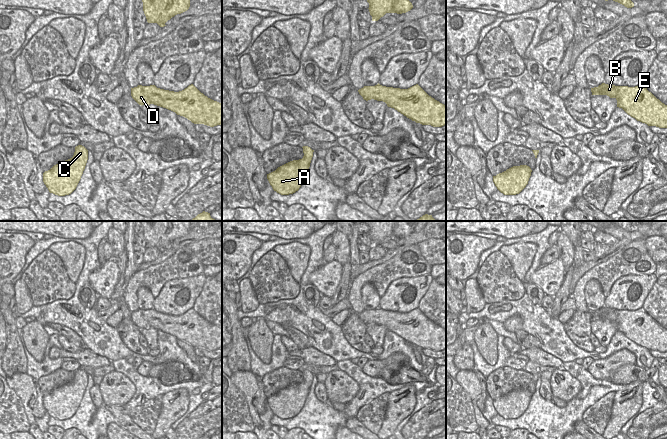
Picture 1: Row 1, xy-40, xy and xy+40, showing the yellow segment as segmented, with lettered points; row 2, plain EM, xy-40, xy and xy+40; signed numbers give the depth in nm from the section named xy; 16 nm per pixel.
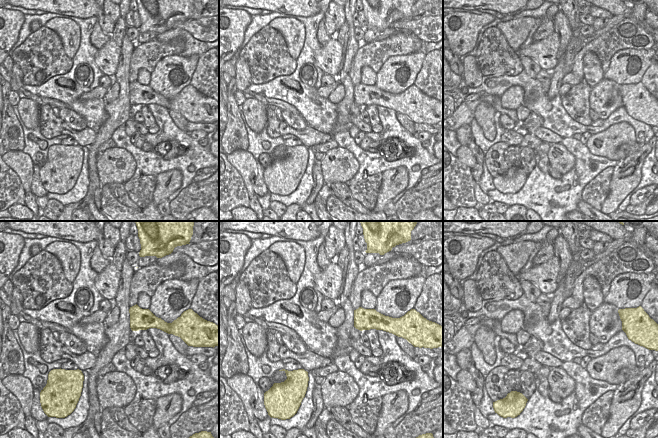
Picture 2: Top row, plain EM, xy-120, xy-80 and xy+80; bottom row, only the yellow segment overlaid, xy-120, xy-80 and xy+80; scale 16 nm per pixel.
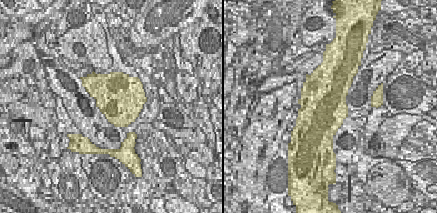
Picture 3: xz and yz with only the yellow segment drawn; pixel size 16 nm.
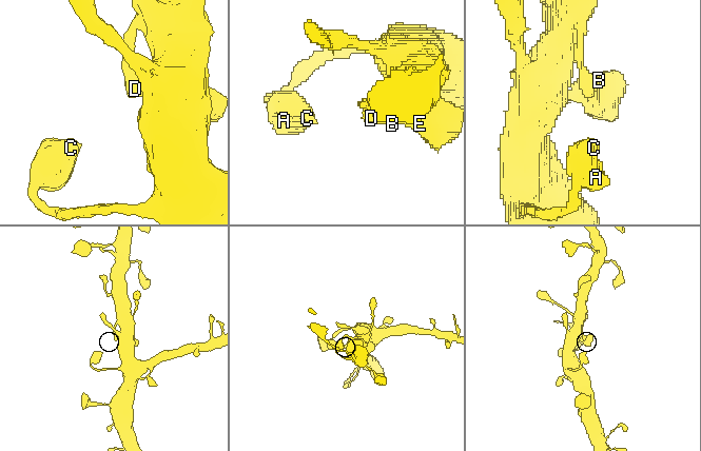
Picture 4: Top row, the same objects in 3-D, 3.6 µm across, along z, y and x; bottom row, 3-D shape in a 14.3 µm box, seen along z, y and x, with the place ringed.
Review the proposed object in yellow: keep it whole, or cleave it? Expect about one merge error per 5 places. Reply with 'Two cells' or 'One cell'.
One cell

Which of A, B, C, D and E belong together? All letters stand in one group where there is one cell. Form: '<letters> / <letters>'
A B C D E

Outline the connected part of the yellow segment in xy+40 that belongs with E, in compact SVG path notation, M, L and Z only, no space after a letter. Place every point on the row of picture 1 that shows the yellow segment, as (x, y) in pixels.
M602 83L591 88L592 95L607 95L617 100L617 107L622 108L637 121L667 128L667 105L657 99L647 88L640 84L635 87L615 86Z

